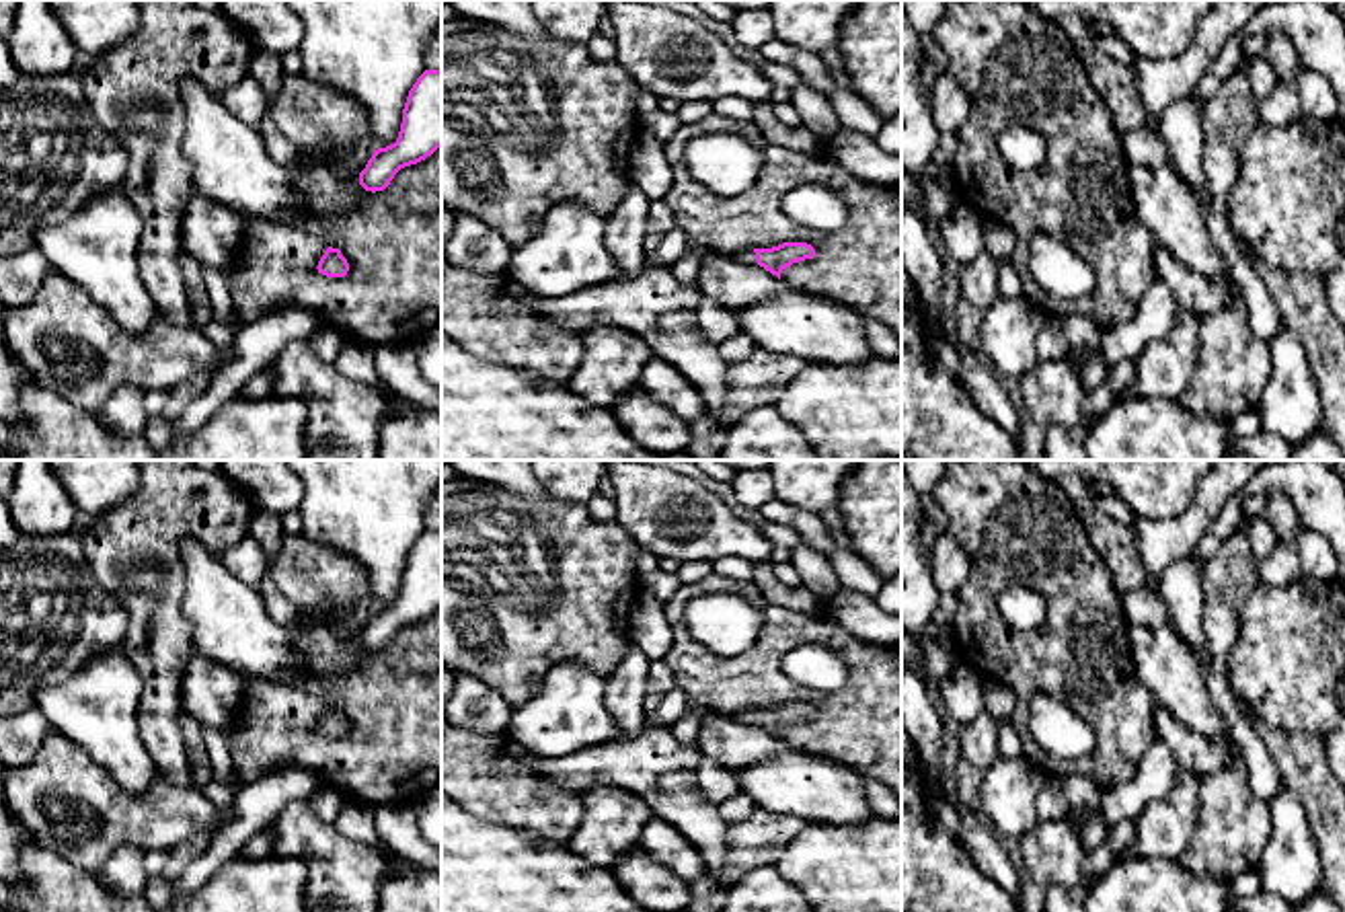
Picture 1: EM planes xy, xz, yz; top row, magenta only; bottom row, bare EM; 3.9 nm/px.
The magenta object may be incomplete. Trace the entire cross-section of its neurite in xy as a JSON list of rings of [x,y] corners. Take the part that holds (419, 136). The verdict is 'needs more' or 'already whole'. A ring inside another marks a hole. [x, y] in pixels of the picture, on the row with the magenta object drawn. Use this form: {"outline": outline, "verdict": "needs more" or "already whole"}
{"outline": [[[425,70],[409,90],[394,144],[374,150],[359,185],[384,191],[394,175],[431,156],[441,146],[441,72]]], "verdict": "already whole"}

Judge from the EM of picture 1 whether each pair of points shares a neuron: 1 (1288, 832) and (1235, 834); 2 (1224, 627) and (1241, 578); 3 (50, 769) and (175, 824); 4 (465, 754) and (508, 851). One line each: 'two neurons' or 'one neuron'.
1: two neurons
2: one neuron
3: one neuron
4: two neurons

